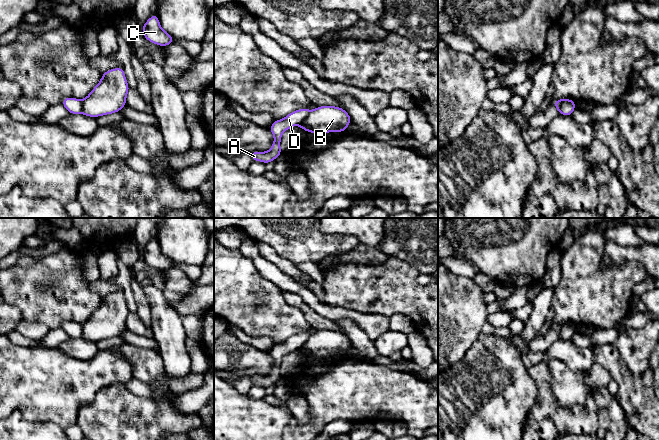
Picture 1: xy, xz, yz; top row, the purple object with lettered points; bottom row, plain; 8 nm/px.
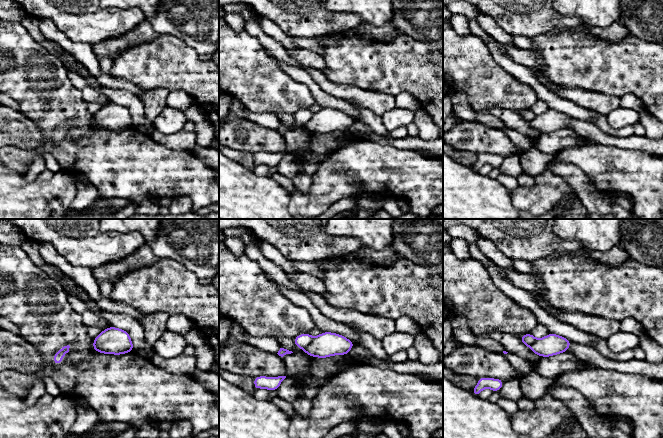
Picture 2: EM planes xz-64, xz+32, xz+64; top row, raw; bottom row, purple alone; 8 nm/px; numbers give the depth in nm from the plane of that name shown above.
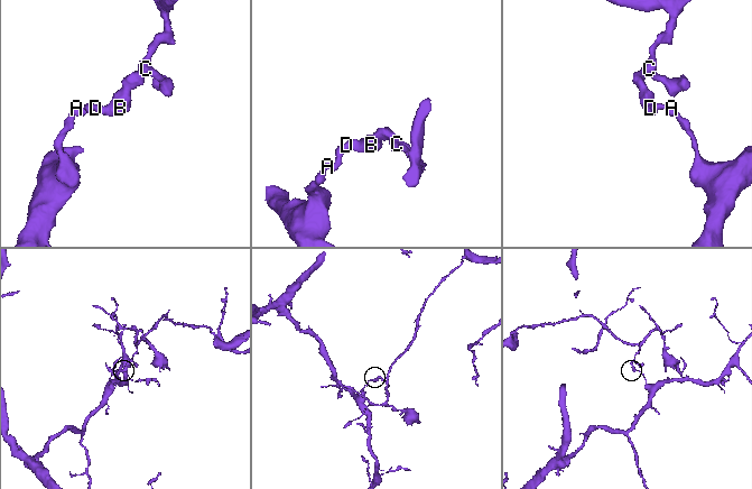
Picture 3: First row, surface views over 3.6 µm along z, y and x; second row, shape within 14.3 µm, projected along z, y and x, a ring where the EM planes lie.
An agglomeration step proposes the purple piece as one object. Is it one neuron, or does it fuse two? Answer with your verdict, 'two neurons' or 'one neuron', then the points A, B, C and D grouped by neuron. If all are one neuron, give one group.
two neurons | A D / B C

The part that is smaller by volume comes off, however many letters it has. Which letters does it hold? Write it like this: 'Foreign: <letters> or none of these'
Foreign: B, C

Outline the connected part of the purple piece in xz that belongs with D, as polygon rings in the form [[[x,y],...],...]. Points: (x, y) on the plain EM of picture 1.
[[[303,332],[289,337],[284,343],[274,344],[269,351],[274,360],[274,366],[271,373],[267,376],[250,376],[252,385],[262,385],[266,389],[269,386],[276,384],[277,381],[283,377],[280,372],[282,356],[291,353],[294,349],[300,350],[309,336],[310,335],[307,332]]]

